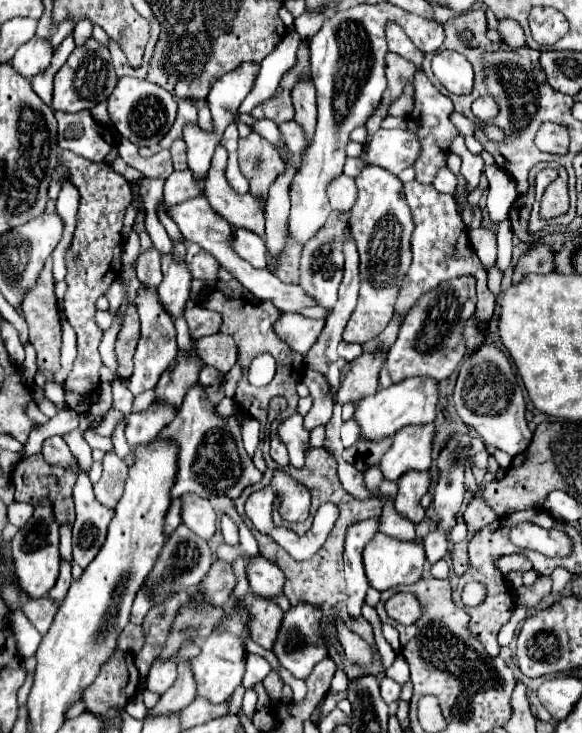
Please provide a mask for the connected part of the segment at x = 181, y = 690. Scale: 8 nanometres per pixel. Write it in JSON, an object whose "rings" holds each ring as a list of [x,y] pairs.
{"rings":[[[186,662],[178,664],[178,678],[174,686],[160,696],[158,704],[148,710],[148,716],[168,716],[168,714],[178,714],[184,710],[192,700],[196,698],[196,684],[194,676],[190,672],[190,666]]]}

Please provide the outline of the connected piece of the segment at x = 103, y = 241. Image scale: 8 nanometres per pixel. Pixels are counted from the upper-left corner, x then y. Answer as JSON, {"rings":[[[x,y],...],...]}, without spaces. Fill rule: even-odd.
{"rings":[[[62,150],[60,164],[68,168],[68,180],[76,186],[80,194],[80,206],[76,214],[78,220],[76,234],[66,256],[68,292],[64,296],[66,320],[70,322],[70,326],[78,336],[78,356],[64,388],[68,392],[90,396],[100,386],[100,368],[102,368],[102,360],[98,354],[102,332],[94,322],[96,300],[108,292],[110,284],[118,278],[118,272],[122,270],[122,220],[126,208],[130,206],[132,194],[128,180],[116,174],[106,162],[86,162],[86,158],[70,150]]]}

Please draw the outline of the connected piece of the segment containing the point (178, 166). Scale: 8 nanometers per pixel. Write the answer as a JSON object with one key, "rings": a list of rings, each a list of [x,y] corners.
{"rings":[[[176,140],[170,148],[172,152],[172,162],[174,162],[174,170],[188,170],[188,162],[186,162],[186,144],[182,140]]]}

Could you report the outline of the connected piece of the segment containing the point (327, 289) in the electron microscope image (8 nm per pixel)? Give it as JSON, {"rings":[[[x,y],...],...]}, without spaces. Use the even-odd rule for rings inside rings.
{"rings":[[[332,212],[326,224],[316,232],[316,236],[312,236],[310,242],[304,244],[302,258],[300,258],[302,290],[306,290],[306,294],[310,294],[310,298],[314,298],[316,304],[326,308],[328,312],[334,310],[334,302],[338,300],[338,286],[342,282],[342,268],[344,268],[342,244],[346,240],[346,226],[348,226],[348,214]]]}

